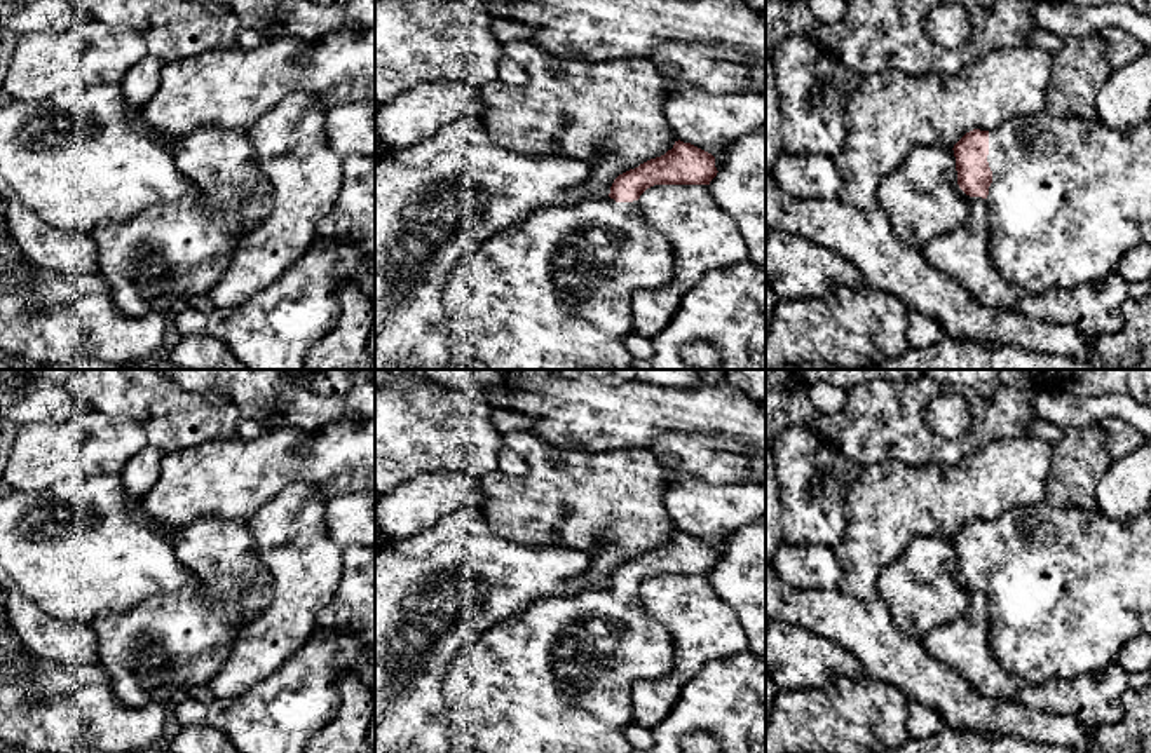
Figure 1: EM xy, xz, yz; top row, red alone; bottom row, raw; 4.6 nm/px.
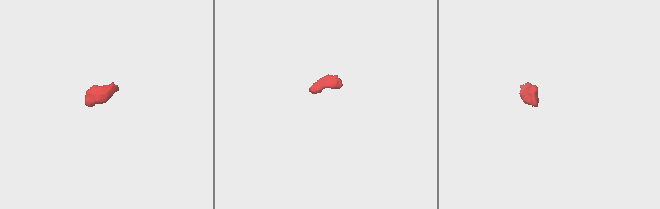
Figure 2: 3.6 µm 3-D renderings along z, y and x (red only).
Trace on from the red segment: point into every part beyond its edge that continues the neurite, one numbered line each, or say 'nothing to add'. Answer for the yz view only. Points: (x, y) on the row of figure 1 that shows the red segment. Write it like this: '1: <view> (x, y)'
1: yz (1069, 197)

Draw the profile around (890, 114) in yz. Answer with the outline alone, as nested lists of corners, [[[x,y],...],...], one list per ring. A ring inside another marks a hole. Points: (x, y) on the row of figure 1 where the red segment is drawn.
[[[1034,45],[998,47],[959,73],[907,75],[888,70],[862,78],[846,110],[846,143],[834,157],[844,181],[837,193],[846,204],[872,211],[881,181],[917,146],[954,145],[970,131],[992,131],[1013,117],[1046,110],[1053,56]]]

